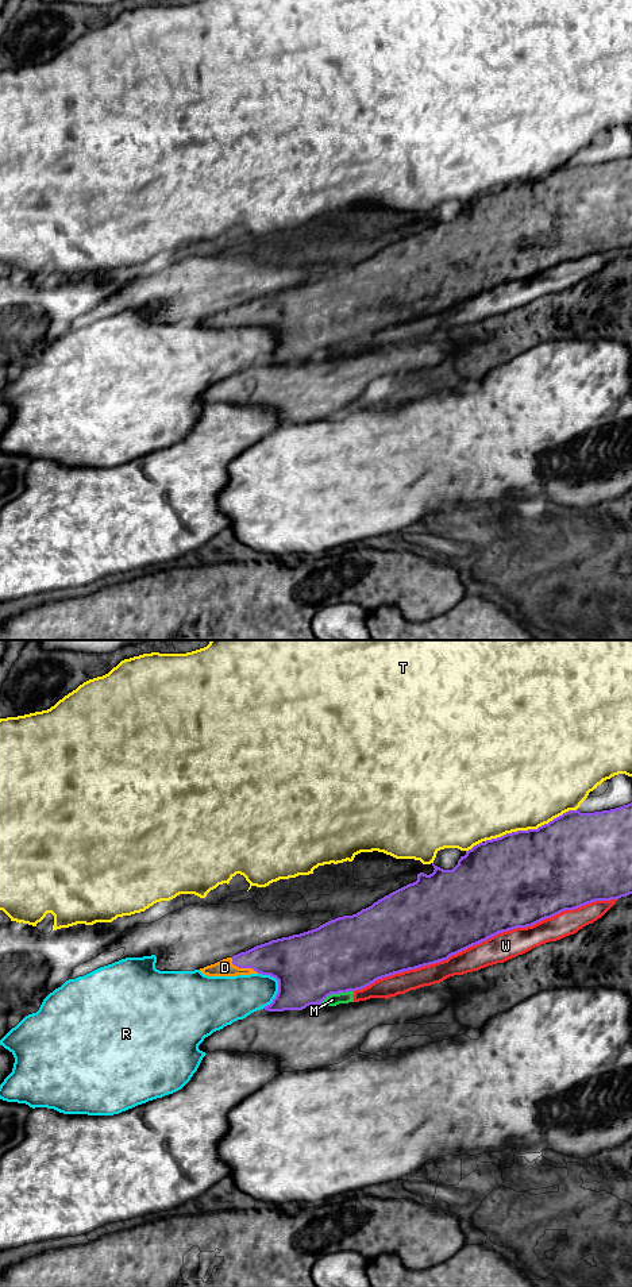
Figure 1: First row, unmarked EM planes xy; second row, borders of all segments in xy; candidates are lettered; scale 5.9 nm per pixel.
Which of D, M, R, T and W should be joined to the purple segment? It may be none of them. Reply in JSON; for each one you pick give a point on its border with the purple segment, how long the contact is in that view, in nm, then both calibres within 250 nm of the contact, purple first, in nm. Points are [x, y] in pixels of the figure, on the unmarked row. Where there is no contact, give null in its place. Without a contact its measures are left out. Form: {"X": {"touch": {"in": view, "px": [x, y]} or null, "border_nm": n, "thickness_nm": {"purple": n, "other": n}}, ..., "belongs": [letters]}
{"D": {"touch": {"in": "xy", "px": [243, 319]}, "border_nm": 190, "thickness_nm": {"purple": 260, "other": 100}}, "belongs": ["D"]}

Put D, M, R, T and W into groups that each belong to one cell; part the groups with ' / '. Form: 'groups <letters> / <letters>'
groups D / M W / R / T

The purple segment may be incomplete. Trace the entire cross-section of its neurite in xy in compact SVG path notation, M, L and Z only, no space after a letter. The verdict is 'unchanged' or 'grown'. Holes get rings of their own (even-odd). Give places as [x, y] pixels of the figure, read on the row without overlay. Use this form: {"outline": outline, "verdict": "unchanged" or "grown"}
{"outline": "M632 154L594 165L569 162L537 181L506 185L474 197L452 221L432 217L432 226L417 226L416 234L385 247L357 266L338 269L300 286L271 292L200 323L208 328L270 327L278 332L278 344L263 361L302 362L309 357L320 357L331 346L362 342L378 331L447 312L498 285L532 278L596 253L627 248L632 246Z", "verdict": "grown"}

